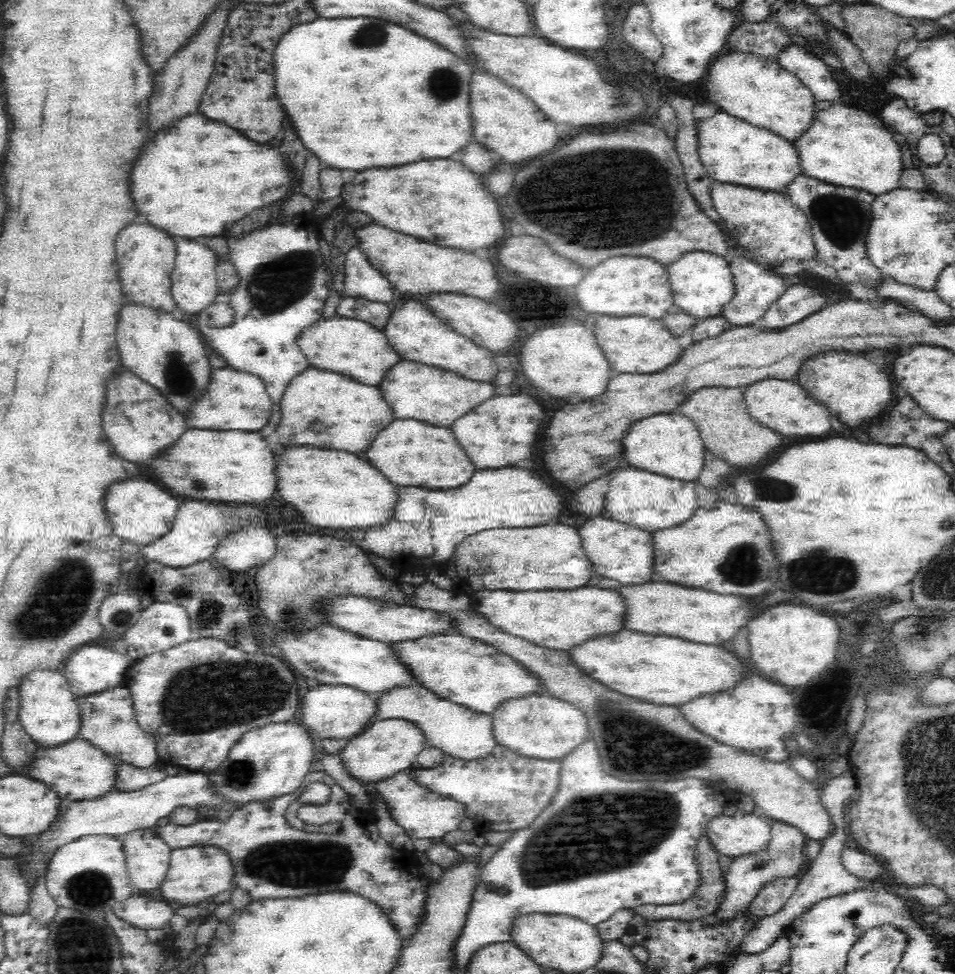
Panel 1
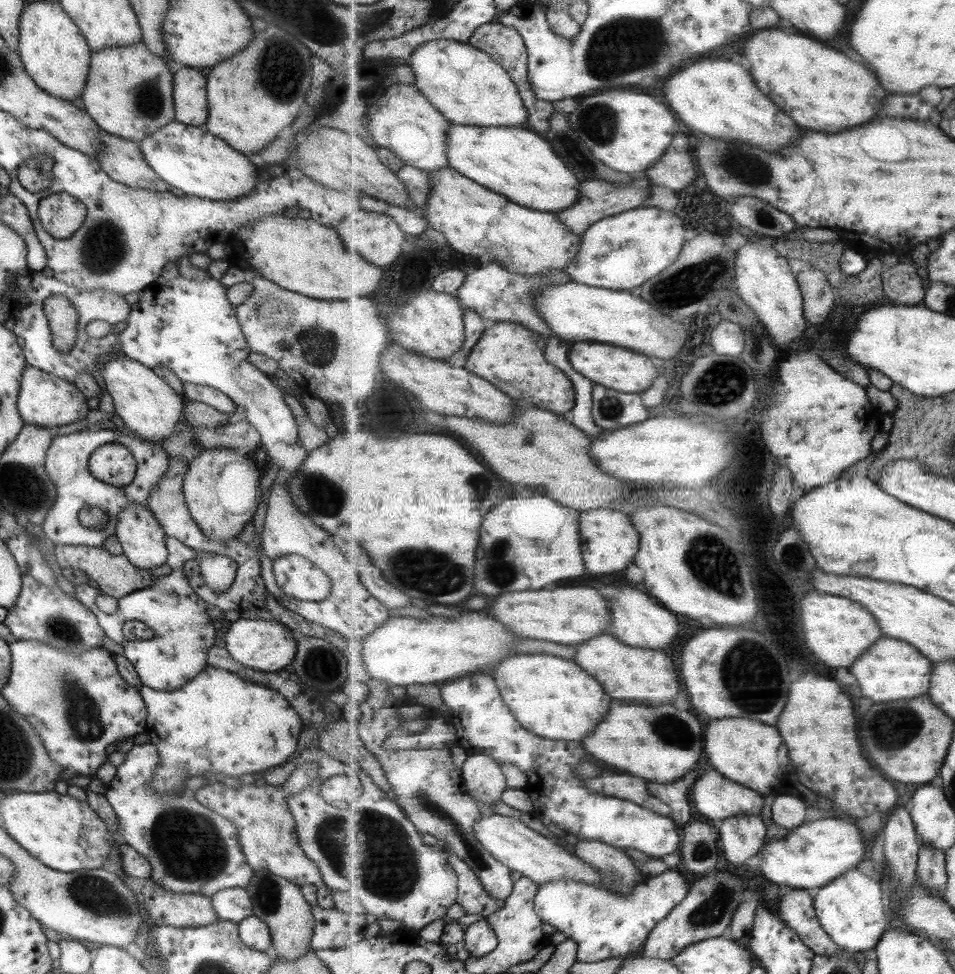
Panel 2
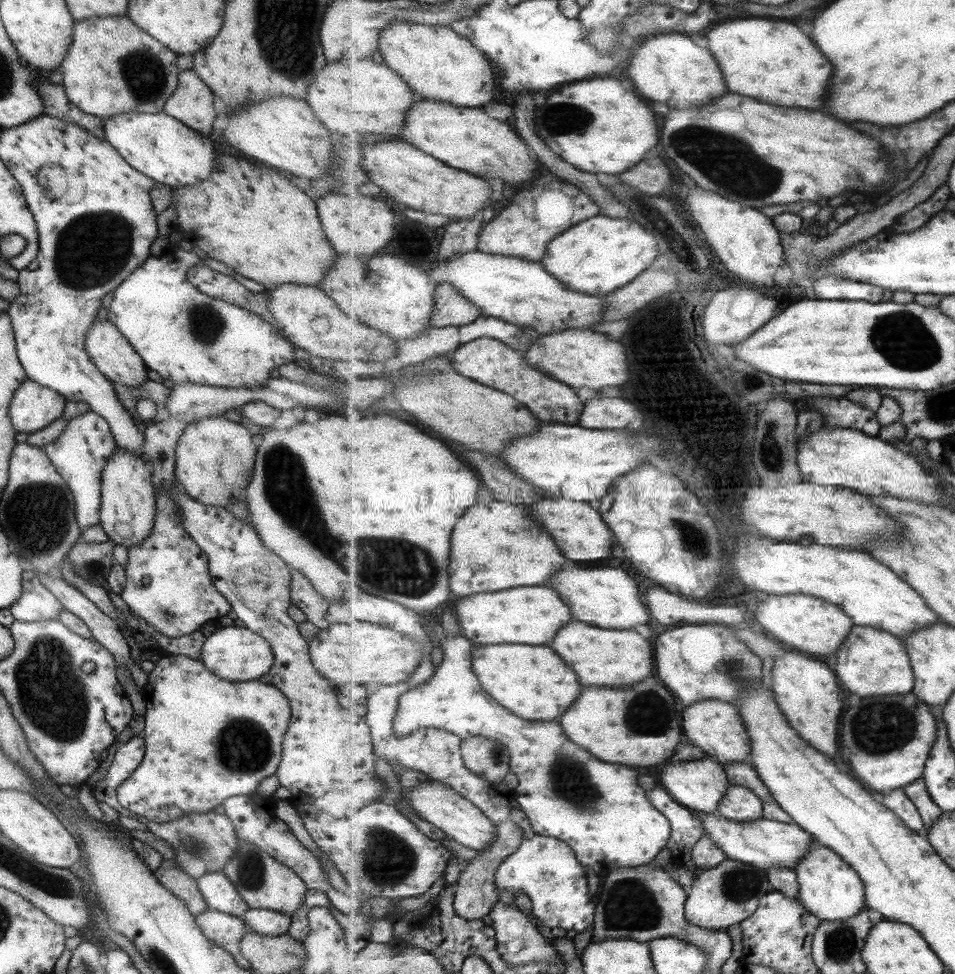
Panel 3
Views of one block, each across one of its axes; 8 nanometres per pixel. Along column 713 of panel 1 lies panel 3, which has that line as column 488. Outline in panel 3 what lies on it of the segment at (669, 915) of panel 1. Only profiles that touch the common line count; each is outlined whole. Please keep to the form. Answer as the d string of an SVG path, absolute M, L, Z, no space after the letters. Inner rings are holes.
M513 821L501 823L499 826L499 836L494 845L480 852L480 855L473 858L463 871L458 888L456 889L457 913L468 920L480 920L490 915L496 905L500 903L500 892L497 888L497 874L504 861L509 856L520 852L522 843L525 839L525 831L518 827Z

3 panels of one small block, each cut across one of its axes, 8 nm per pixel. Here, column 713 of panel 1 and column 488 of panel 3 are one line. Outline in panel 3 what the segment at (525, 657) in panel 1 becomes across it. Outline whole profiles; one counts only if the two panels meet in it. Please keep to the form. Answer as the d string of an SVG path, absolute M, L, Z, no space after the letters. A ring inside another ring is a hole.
M475 736L465 739L463 742L464 761L472 772L485 780L496 784L506 784L507 777L513 772L512 752L508 745L500 742L500 739L493 739L486 736Z

